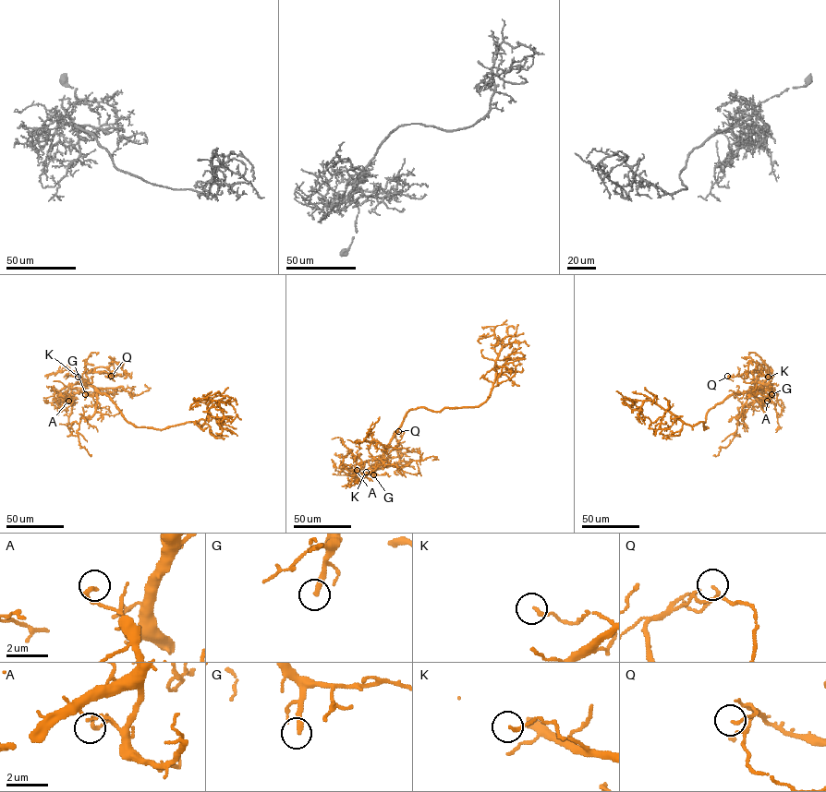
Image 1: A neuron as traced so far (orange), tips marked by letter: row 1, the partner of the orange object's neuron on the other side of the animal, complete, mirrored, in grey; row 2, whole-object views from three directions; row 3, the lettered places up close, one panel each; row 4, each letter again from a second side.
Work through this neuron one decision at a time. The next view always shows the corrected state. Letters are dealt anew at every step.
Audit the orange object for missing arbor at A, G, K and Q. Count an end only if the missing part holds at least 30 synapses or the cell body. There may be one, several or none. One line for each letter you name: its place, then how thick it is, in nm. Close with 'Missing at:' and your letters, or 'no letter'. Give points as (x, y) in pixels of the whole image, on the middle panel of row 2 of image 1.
G: Place: (373, 474). Thickness 240 nm
Missing at: G

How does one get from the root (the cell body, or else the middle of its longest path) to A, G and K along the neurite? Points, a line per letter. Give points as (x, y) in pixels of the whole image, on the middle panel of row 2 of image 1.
A: (421, 407), (411, 409), (406, 414), (374, 471), (361, 474), (357, 470)
G: (421, 407), (411, 409), (406, 414), (373, 474)
K: (421, 407), (411, 409), (406, 414), (381, 463), (370, 472), (366, 472)

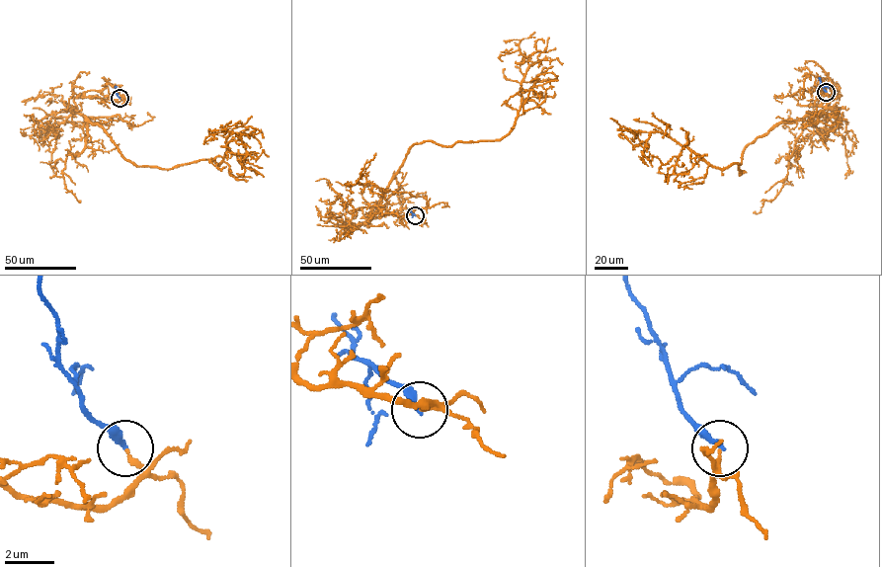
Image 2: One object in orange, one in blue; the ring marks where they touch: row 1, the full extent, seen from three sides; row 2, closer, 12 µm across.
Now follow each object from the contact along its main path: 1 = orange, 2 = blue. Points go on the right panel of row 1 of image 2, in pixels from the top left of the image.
1: (826, 92), (823, 82), (833, 98), (821, 111), (750, 143), (740, 175), (660, 131), (644, 147), (649, 160)
2: (826, 92), (819, 78)

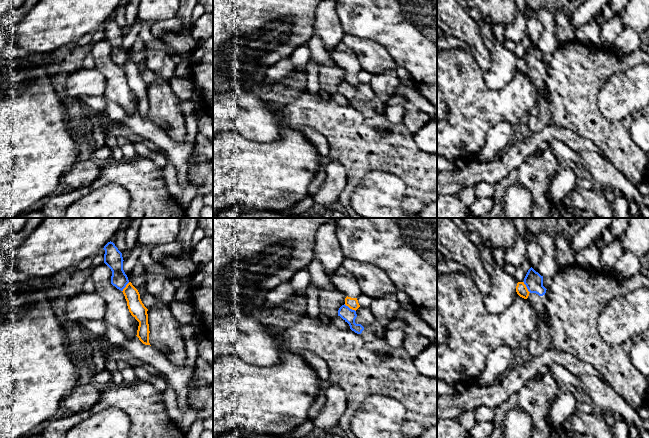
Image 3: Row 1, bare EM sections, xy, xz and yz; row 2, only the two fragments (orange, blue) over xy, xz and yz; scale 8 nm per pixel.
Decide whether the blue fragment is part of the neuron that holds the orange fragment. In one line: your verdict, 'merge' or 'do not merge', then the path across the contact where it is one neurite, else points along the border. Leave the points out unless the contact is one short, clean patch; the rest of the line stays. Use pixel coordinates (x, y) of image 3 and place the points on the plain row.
do not merge; border xz (344, 80), (355, 87)

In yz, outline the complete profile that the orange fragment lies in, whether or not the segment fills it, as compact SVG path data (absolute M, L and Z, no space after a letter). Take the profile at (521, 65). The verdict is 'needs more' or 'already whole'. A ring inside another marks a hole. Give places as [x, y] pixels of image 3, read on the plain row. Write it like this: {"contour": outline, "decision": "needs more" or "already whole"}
{"contour": "M518 58L517 59L516 68L520 73L522 73L524 75L527 75L529 72L529 69L530 69L528 67L526 61L524 60L524 58Z", "decision": "already whole"}

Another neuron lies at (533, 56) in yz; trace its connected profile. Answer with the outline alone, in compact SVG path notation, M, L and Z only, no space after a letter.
M532 43L528 46L523 58L530 68L529 78L536 89L538 98L537 104L529 111L527 125L532 133L538 133L543 128L553 125L546 84L547 65L543 62L543 52Z

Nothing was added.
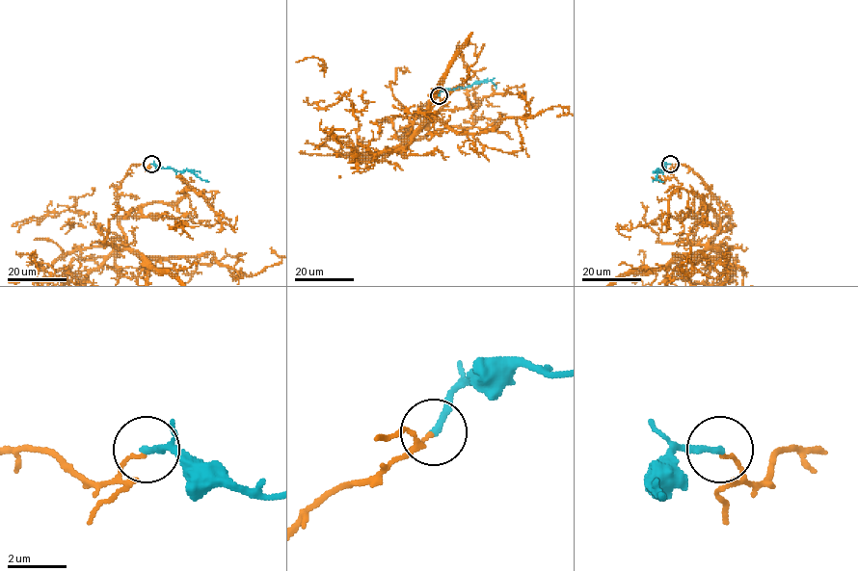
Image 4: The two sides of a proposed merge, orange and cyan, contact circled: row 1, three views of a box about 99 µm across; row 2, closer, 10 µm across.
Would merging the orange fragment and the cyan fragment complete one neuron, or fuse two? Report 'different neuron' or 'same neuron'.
different neuron

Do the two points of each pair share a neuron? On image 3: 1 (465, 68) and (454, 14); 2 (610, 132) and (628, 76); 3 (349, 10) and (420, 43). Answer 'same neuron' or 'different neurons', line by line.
1: different neurons
2: different neurons
3: same neuron

